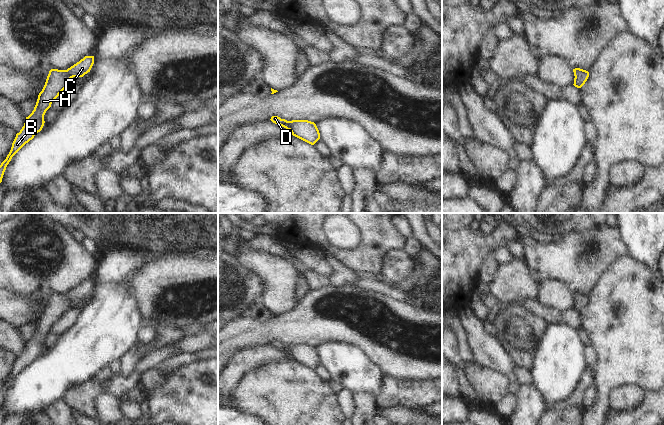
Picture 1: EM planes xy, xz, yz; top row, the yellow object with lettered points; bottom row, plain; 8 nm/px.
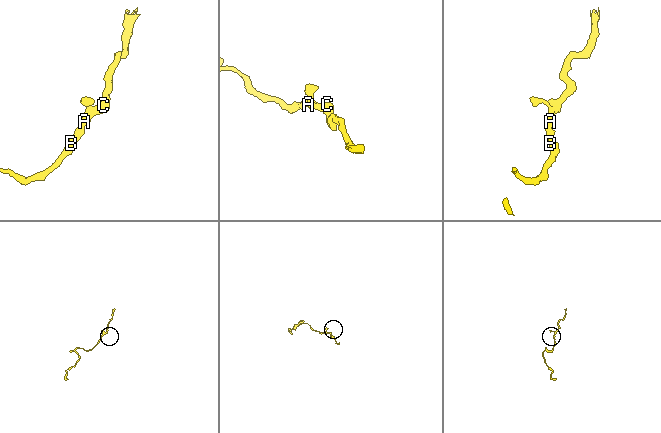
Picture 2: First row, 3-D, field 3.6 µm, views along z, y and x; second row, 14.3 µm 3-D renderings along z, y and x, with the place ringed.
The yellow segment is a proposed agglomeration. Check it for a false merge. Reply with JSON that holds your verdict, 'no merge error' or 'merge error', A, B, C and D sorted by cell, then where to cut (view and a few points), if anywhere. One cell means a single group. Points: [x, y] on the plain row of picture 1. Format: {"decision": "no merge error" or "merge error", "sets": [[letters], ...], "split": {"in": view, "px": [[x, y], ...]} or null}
{"decision": "no merge error", "sets": [["A", "B", "C", "D"]], "split": null}

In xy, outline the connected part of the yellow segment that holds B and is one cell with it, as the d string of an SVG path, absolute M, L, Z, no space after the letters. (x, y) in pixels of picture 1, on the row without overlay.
M85 280L67 294L51 293L49 295L45 309L38 319L34 334L26 341L24 350L20 356L16 358L9 378L0 389L0 407L2 406L4 396L12 381L42 354L45 347L44 339L51 331L52 326L65 312L71 309L71 302L83 301L90 296L93 288L94 280Z

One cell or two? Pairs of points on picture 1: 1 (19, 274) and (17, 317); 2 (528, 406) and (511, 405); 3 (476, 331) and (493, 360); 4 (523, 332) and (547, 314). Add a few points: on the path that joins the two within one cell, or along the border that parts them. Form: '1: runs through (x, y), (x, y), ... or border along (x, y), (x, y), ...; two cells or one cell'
1: border along (10, 289), (33, 296), (40, 301); two cells
2: border along (515, 394), (516, 409), (511, 414); two cells
3: runs through (478, 338), (489, 353); one cell
4: border along (522, 304), (529, 307), (548, 325); two cells

